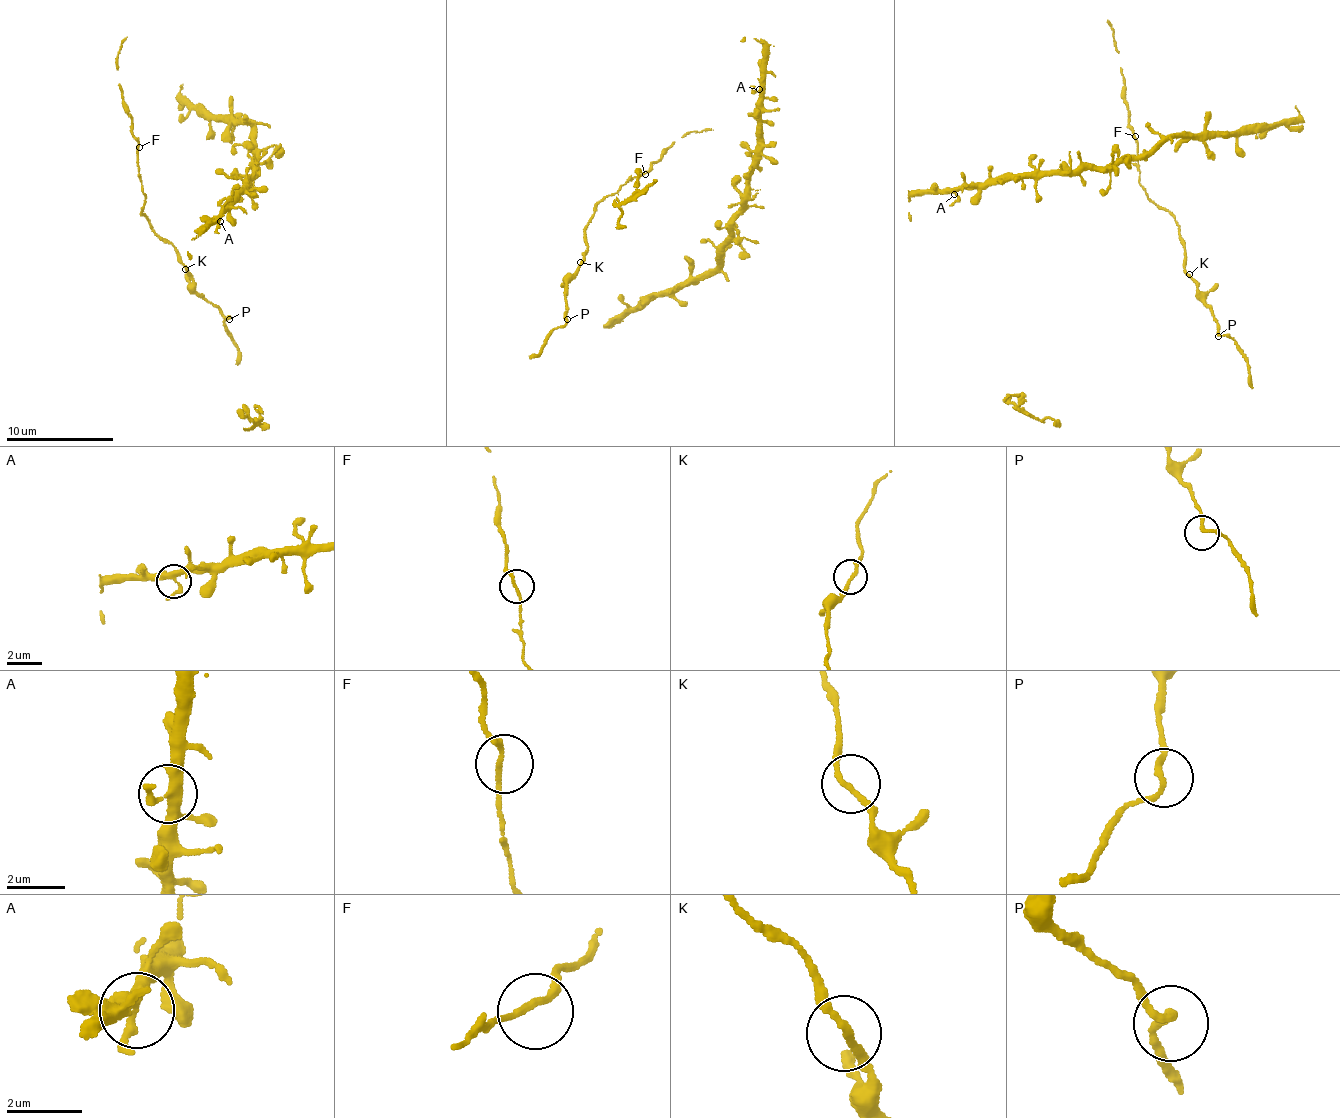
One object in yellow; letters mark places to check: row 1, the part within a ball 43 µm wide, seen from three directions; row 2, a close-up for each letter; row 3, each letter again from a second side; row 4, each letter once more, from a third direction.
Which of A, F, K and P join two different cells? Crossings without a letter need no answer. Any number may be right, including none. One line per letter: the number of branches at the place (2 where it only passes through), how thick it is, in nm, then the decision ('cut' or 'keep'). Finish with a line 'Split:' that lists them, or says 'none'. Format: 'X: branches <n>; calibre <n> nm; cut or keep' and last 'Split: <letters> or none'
A: branches 3; calibre 280 nm; keep
F: branches 2; calibre 150 nm; keep
K: branches 2; calibre 170 nm; keep
P: branches 2; calibre 190 nm; keep
Split: none

